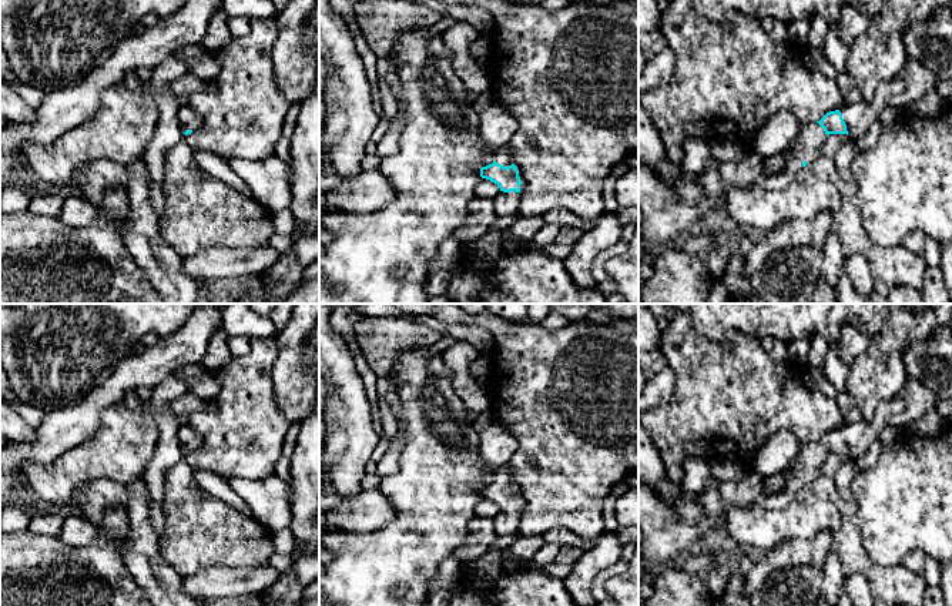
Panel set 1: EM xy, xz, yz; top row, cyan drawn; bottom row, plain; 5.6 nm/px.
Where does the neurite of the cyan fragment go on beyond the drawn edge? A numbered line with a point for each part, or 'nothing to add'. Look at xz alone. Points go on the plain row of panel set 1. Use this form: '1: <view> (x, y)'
1: xz (502, 476)
2: xz (506, 524)

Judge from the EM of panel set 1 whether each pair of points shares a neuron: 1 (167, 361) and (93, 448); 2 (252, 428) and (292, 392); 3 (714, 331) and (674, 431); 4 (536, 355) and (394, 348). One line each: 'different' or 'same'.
1: different
2: different
3: different
4: different

